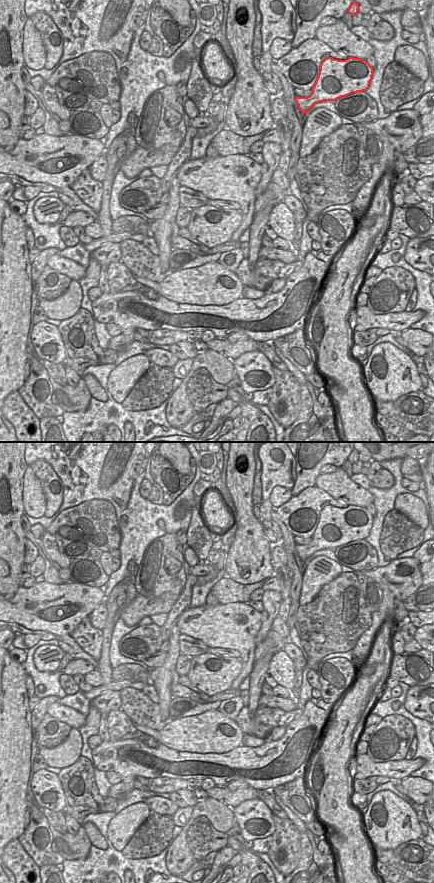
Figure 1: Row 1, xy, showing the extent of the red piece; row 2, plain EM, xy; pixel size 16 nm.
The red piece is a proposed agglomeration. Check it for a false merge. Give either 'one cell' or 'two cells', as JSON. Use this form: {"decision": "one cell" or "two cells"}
{"decision": "one cell"}

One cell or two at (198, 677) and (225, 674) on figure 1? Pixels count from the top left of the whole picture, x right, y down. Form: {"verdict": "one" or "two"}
{"verdict": "one"}

